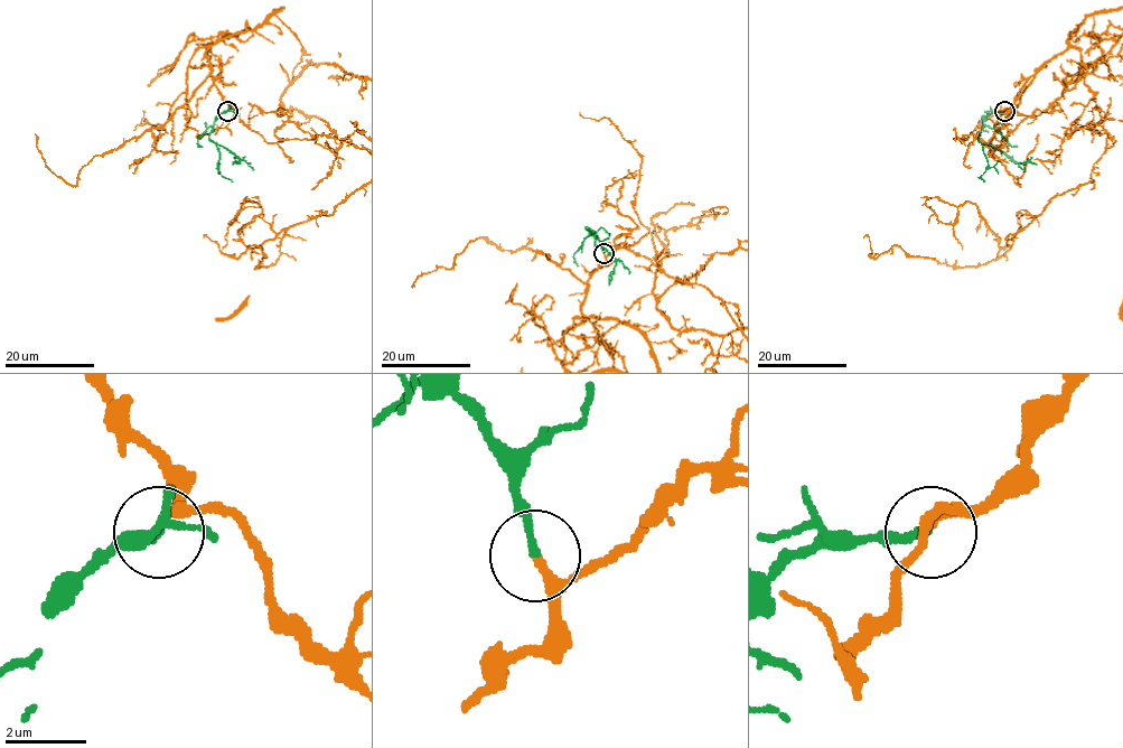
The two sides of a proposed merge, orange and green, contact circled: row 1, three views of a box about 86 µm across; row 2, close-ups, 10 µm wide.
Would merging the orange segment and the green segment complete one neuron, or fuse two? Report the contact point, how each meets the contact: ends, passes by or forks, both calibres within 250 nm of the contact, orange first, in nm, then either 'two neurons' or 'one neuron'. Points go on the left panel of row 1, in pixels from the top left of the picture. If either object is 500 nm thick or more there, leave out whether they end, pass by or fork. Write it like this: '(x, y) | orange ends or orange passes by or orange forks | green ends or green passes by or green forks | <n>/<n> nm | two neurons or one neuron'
(227, 111) | orange passes by | green ends | 150/200 nm | one neuron

